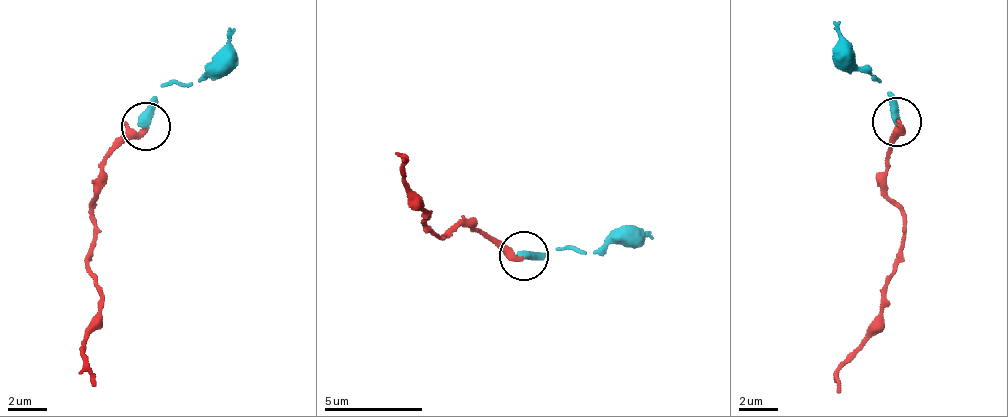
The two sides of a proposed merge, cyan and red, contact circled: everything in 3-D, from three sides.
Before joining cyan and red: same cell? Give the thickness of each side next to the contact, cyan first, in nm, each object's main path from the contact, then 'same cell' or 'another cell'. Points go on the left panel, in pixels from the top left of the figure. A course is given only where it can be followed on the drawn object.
calibres 460 and 240 nm; course cyan (144, 125), (159, 84), (197, 83), (230, 26); course red (144, 130), (103, 163), (88, 262), (97, 289), (97, 323), (82, 350), (91, 362), (97, 387); same cell

